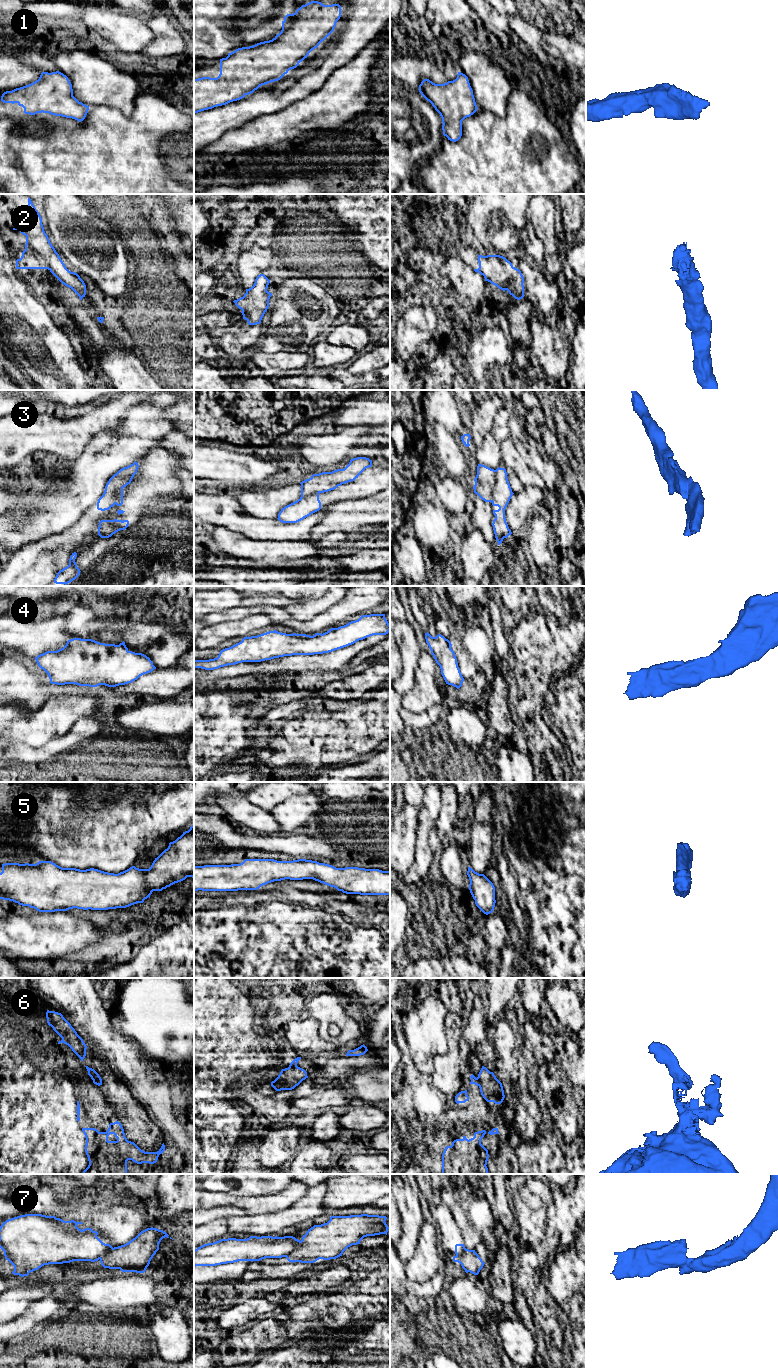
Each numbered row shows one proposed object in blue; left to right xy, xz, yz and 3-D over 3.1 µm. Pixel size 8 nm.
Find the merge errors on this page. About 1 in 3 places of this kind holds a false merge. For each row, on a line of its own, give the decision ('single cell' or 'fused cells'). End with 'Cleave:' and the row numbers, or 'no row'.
1: single cell
2: single cell
3: fused cells
4: single cell
5: single cell
6: fused cells
7: fused cells
Cleave: 3, 6, 7

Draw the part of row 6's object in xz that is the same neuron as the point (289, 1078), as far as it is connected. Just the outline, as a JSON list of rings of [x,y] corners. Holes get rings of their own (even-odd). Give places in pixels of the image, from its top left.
[[[296,1065],[282,1069],[278,1077],[271,1082],[271,1086],[276,1091],[292,1090],[306,1078],[307,1072]]]

